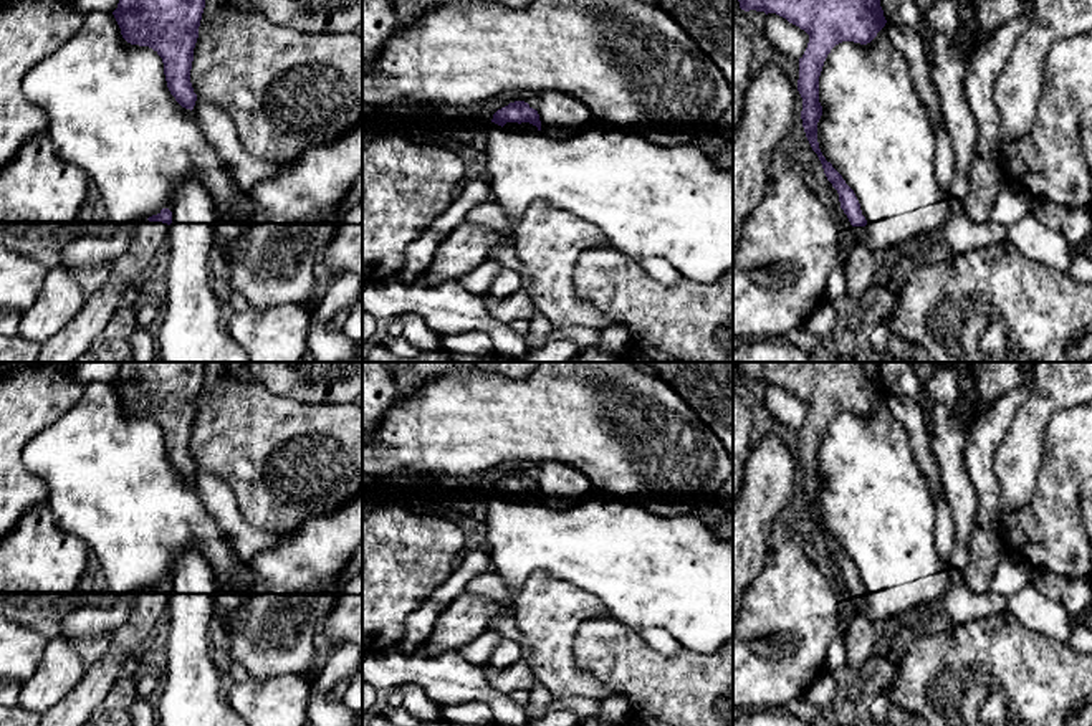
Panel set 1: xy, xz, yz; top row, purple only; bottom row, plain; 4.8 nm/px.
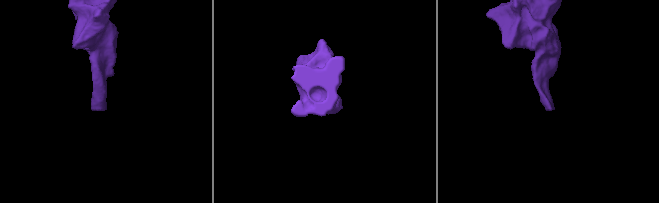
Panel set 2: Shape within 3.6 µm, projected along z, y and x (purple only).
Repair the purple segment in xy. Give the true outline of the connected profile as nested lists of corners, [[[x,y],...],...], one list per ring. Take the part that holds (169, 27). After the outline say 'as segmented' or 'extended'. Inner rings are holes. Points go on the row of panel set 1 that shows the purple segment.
[[[119,0],[113,12],[127,43],[149,46],[162,58],[170,94],[190,111],[197,101],[190,69],[204,8],[205,0]]]; as segmented

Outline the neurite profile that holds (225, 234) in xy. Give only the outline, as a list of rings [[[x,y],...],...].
[[[243,220],[215,222],[213,223],[213,245],[223,251],[225,261],[235,260],[233,243],[242,238],[251,225]]]

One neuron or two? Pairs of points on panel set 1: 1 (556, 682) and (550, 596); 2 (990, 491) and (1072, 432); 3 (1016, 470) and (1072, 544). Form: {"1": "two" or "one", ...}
{"1": "one", "2": "two", "3": "two"}

